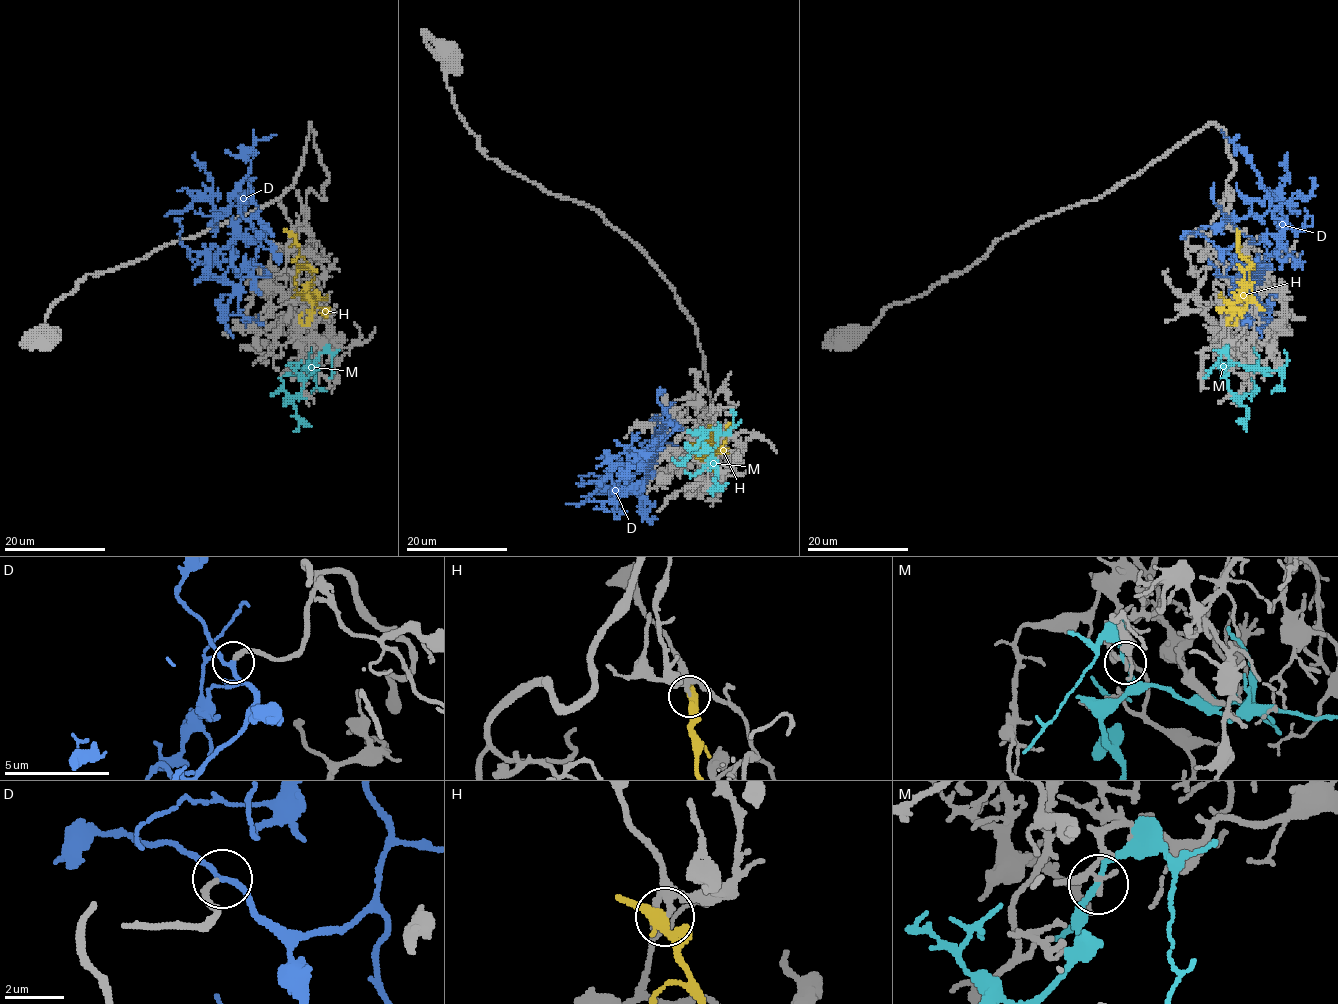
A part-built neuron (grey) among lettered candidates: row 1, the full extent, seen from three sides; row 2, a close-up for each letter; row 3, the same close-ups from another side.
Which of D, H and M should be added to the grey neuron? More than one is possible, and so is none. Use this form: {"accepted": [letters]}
{"accepted": ["D"]}

